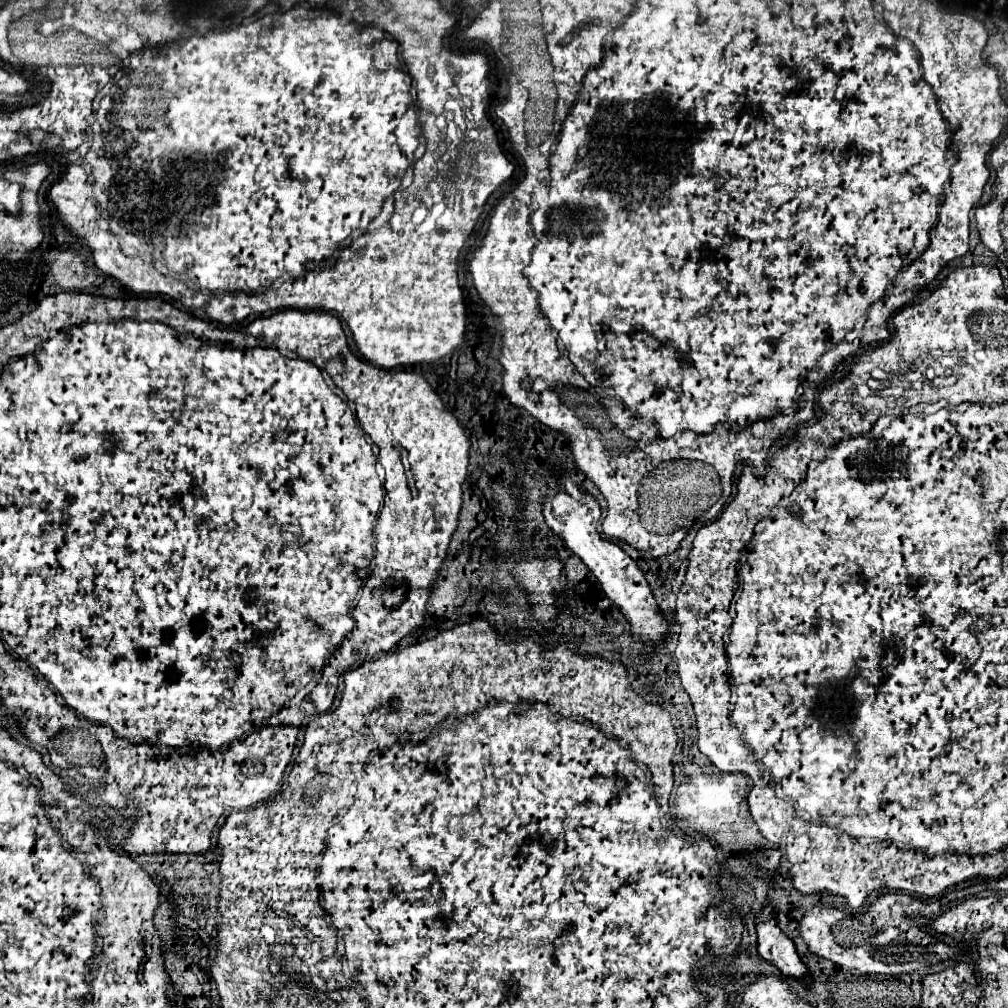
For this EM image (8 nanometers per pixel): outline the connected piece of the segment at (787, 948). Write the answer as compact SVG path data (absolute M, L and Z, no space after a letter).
M772 905L764 907L756 915L756 935L758 935L758 953L776 965L784 975L798 977L804 985L812 985L806 965L800 961L794 943L780 931L776 921L776 909Z

